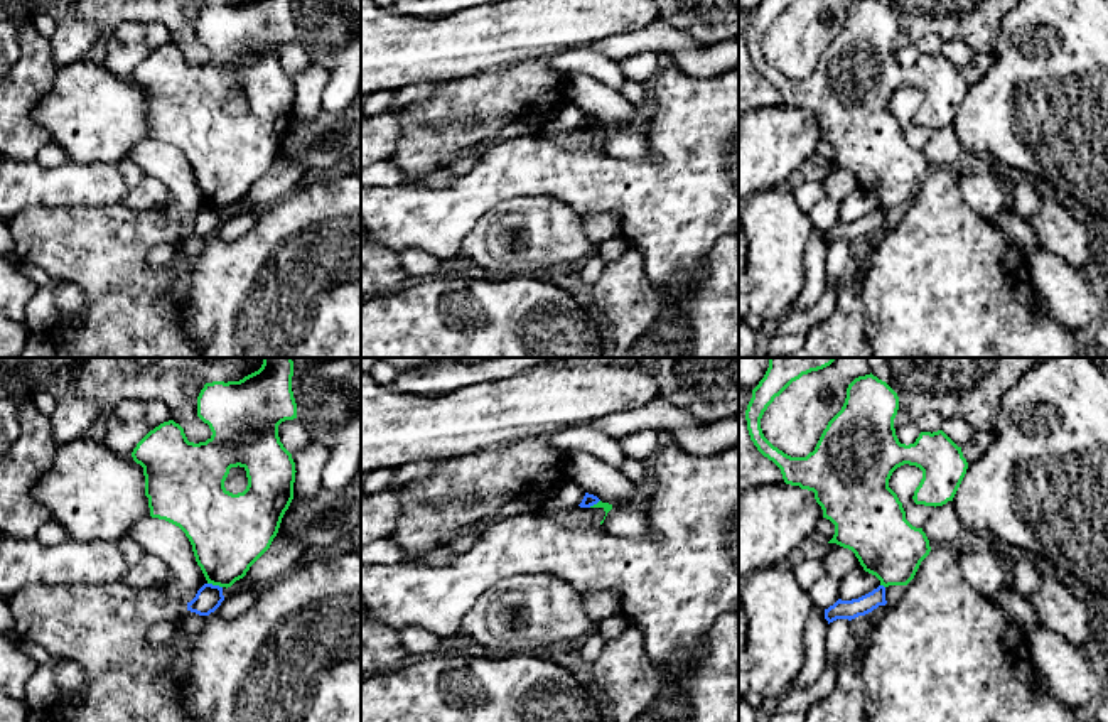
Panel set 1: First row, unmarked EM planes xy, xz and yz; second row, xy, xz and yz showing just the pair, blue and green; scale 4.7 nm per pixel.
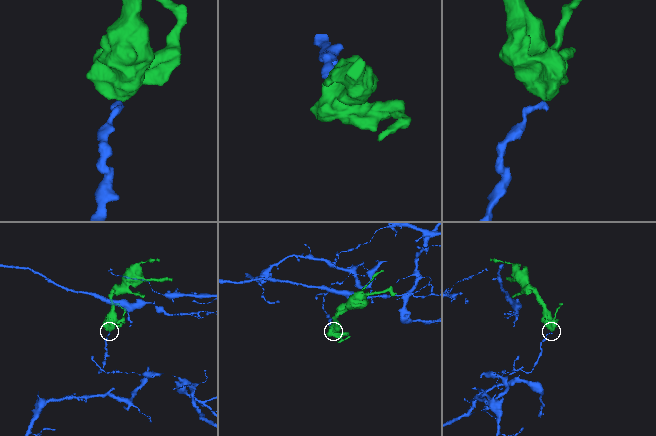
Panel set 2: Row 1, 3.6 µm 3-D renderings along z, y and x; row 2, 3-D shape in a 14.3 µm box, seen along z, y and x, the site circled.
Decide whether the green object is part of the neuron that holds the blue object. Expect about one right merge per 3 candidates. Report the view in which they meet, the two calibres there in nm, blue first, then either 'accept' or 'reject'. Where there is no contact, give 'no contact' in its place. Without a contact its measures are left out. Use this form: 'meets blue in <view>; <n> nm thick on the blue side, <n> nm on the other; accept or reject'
meets blue in xy; 120 nm thick on the blue side, 360 nm on the other; reject

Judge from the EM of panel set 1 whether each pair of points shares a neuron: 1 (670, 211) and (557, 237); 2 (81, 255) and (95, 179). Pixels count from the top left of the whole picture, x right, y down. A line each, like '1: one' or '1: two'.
1: two
2: two

